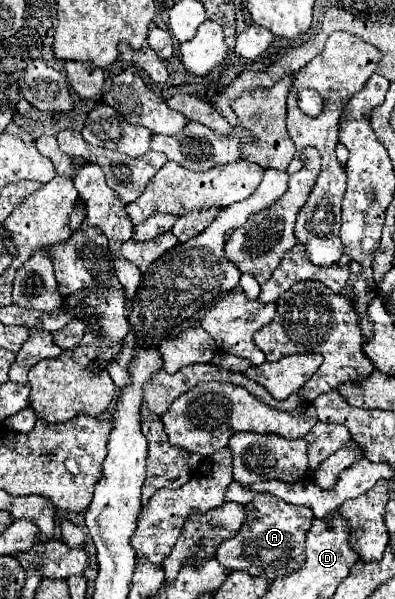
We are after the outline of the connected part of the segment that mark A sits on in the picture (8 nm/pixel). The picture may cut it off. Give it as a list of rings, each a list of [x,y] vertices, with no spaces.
[[[258,493],[258,497],[254,497],[254,501],[246,507],[252,511],[252,515],[248,515],[248,521],[232,539],[224,541],[218,547],[216,559],[220,565],[224,565],[228,571],[240,569],[250,575],[266,577],[270,581],[296,571],[304,561],[304,539],[312,525],[312,509],[290,505],[280,497],[268,493]]]

